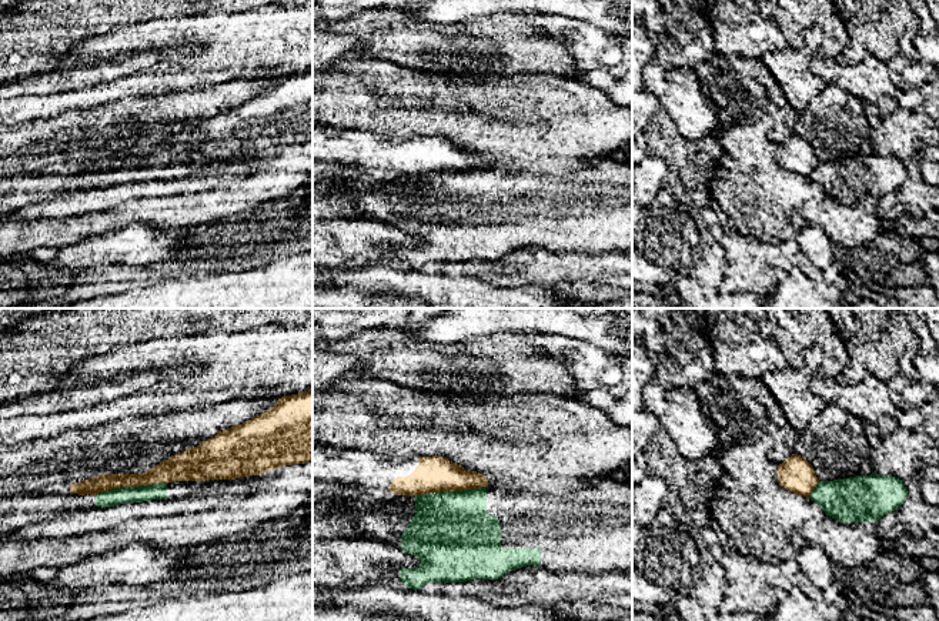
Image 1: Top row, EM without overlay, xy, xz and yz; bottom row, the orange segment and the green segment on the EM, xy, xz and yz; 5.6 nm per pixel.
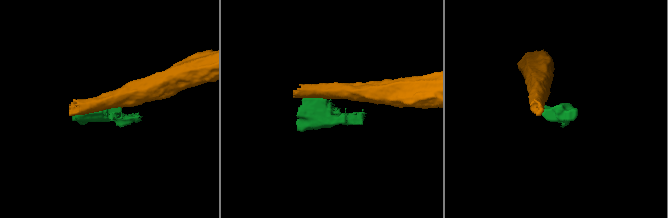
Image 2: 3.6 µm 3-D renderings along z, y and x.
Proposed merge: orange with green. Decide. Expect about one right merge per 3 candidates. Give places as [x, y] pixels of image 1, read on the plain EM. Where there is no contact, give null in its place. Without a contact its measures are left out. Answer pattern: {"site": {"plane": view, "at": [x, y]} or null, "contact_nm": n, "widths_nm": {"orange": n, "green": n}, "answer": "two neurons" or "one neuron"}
{"site": {"plane": "xy", "at": [130, 166]}, "contact_nm": 420, "widths_nm": {"orange": 130, "green": 100}, "answer": "two neurons"}

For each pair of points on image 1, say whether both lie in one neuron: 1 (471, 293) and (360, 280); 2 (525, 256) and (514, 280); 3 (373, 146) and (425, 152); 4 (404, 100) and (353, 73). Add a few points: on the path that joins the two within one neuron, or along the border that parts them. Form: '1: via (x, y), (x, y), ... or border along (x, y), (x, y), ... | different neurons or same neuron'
1: via (444, 293), (421, 293), (418, 290), (387, 286) | same neuron
2: via (524, 261), (514, 274) | same neuron
3: via (386, 152), (413, 152) | same neuron
4: via (391, 100), (384, 100), (366, 86) | same neuron

